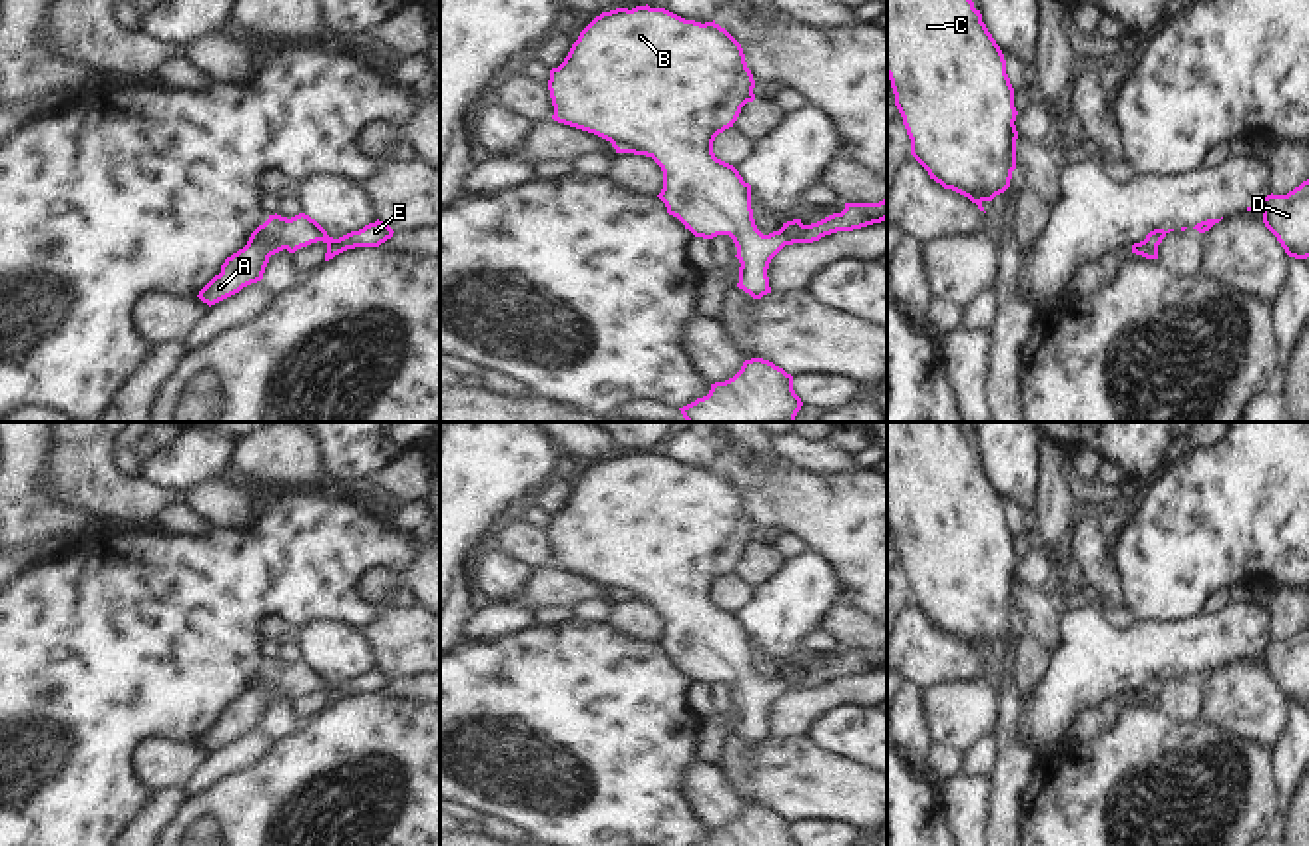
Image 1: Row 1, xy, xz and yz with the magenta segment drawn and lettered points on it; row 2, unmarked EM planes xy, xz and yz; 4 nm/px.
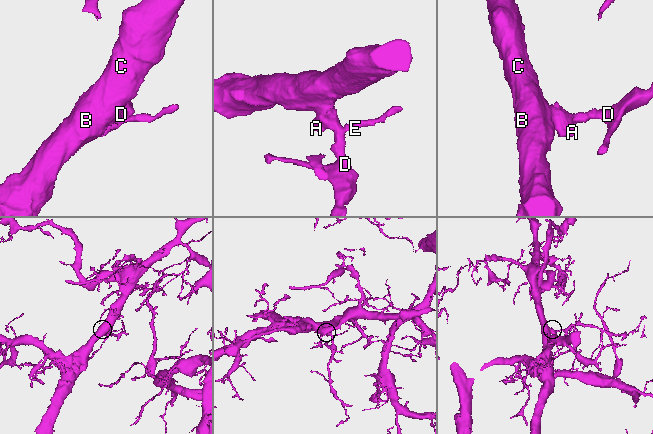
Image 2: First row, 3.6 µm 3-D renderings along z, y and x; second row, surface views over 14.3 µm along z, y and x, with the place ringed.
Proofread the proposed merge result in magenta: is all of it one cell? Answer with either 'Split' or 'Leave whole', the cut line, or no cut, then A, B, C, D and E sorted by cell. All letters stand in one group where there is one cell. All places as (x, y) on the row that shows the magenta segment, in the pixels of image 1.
Leave whole. No split. Groups: A B C D E.

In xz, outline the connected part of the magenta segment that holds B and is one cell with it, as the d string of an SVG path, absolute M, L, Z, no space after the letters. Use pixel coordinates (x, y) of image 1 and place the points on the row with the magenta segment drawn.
M636 6L616 8L596 16L572 44L558 68L550 70L548 90L554 106L552 119L612 143L616 153L652 157L663 171L663 189L657 195L667 213L677 217L695 237L713 239L729 235L737 247L739 283L737 287L753 299L771 293L767 269L771 259L793 243L813 243L837 231L853 231L887 219L887 199L879 203L845 203L841 213L833 213L817 223L803 225L801 219L783 223L779 231L763 235L753 219L751 185L739 171L717 159L713 141L719 133L733 127L741 107L755 100L755 80L747 68L741 44L715 20L685 20L665 8Z

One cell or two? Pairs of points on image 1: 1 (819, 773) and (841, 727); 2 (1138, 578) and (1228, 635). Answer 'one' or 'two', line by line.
1: two
2: two

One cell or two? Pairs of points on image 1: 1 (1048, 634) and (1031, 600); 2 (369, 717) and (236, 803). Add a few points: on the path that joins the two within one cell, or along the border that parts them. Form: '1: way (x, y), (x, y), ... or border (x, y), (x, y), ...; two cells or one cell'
1: way (1047, 626), (1037, 608); one cell
2: way (335, 749), (313, 771), (269, 803); one cell

